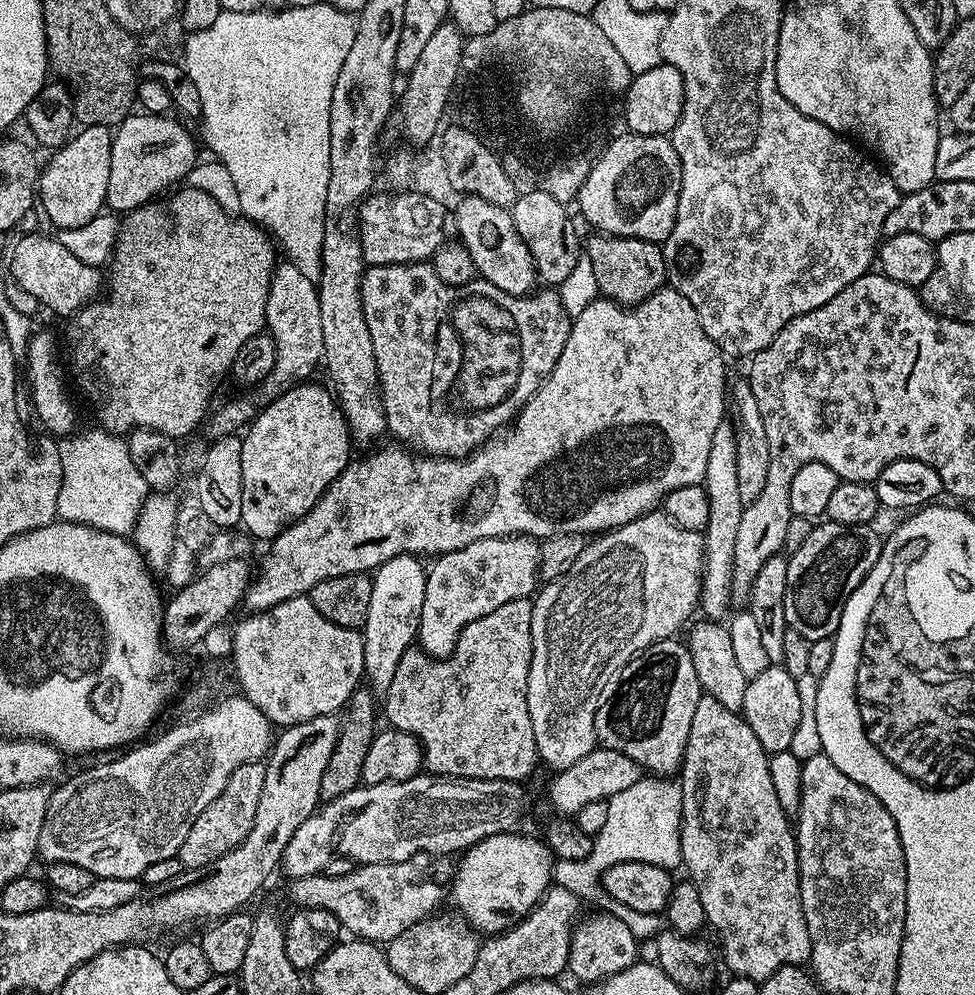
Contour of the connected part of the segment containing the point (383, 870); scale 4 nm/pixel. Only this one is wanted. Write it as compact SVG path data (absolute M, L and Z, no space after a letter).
M407 860L397 864L361 864L350 874L330 876L321 874L298 878L289 883L288 896L296 908L321 908L330 910L334 918L338 918L341 929L345 933L361 940L370 940L381 946L387 946L402 930L410 930L420 920L427 920L443 900L446 900L446 888L440 885L438 877L432 873L428 864L420 864L416 860Z

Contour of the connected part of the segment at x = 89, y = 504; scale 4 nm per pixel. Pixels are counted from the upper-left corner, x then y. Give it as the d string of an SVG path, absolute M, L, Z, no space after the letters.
M92 426L89 432L79 432L59 441L62 490L58 494L56 515L75 524L128 536L135 529L138 514L150 495L146 478L138 474L138 466L130 458L128 441L123 435L106 432L99 426Z

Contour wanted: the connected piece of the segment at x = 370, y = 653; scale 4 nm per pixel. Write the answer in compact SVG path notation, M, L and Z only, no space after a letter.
M405 554L390 558L371 573L370 610L362 629L364 637L364 671L367 679L372 679L370 691L382 698L390 690L394 670L402 662L402 654L417 643L422 618L422 602L426 598L425 565L420 565L415 555Z

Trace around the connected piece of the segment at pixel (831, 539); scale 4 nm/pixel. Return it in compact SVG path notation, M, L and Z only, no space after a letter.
M833 520L820 523L813 527L812 533L797 552L787 557L786 622L790 628L798 630L802 638L810 641L835 637L838 626L842 622L842 610L846 606L846 598L854 594L856 587L864 581L866 574L874 566L874 562L878 562L882 543L882 536L875 532L875 527L867 524L846 526Z

